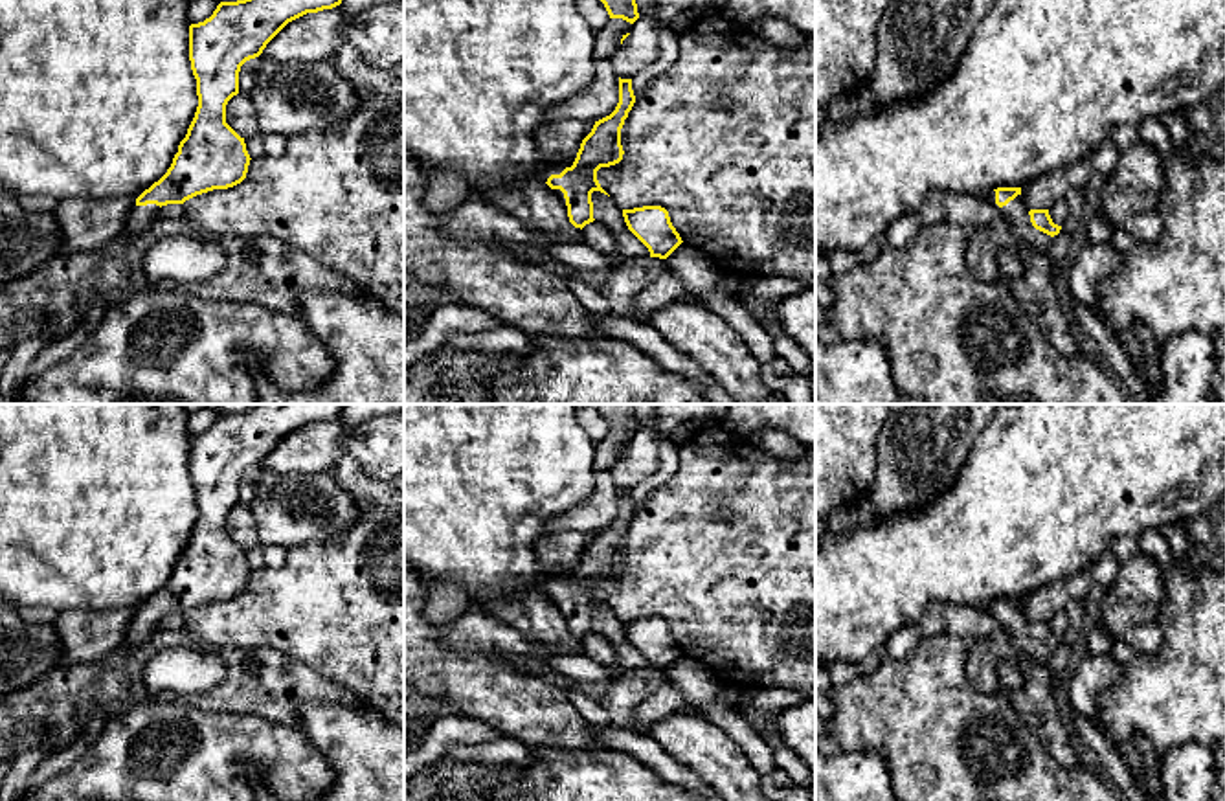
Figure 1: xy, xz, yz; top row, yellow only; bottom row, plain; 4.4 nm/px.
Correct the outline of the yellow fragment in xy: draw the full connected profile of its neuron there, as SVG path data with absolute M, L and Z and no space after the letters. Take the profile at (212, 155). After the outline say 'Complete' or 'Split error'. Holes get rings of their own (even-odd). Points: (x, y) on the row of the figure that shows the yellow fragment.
M342 0L220 2L204 22L189 26L189 61L198 107L167 173L136 197L127 228L138 235L160 219L160 208L246 178L244 138L226 123L226 105L239 94L241 66L263 53L292 20L340 6Z. Split error

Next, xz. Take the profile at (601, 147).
M619 77L619 103L615 110L595 121L591 132L582 140L573 165L551 165L544 171L544 182L568 206L568 217L575 228L582 230L595 220L591 193L601 191L608 195L597 180L597 171L623 160L621 129L634 103L632 79Z. Split error

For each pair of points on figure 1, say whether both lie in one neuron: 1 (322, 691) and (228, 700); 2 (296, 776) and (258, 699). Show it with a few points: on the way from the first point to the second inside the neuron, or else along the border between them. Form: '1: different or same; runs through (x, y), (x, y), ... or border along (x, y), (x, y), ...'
1: same; runs through (298, 684), (258, 684), (252, 688)
2: different; border along (226, 711), (265, 717), (300, 728)

